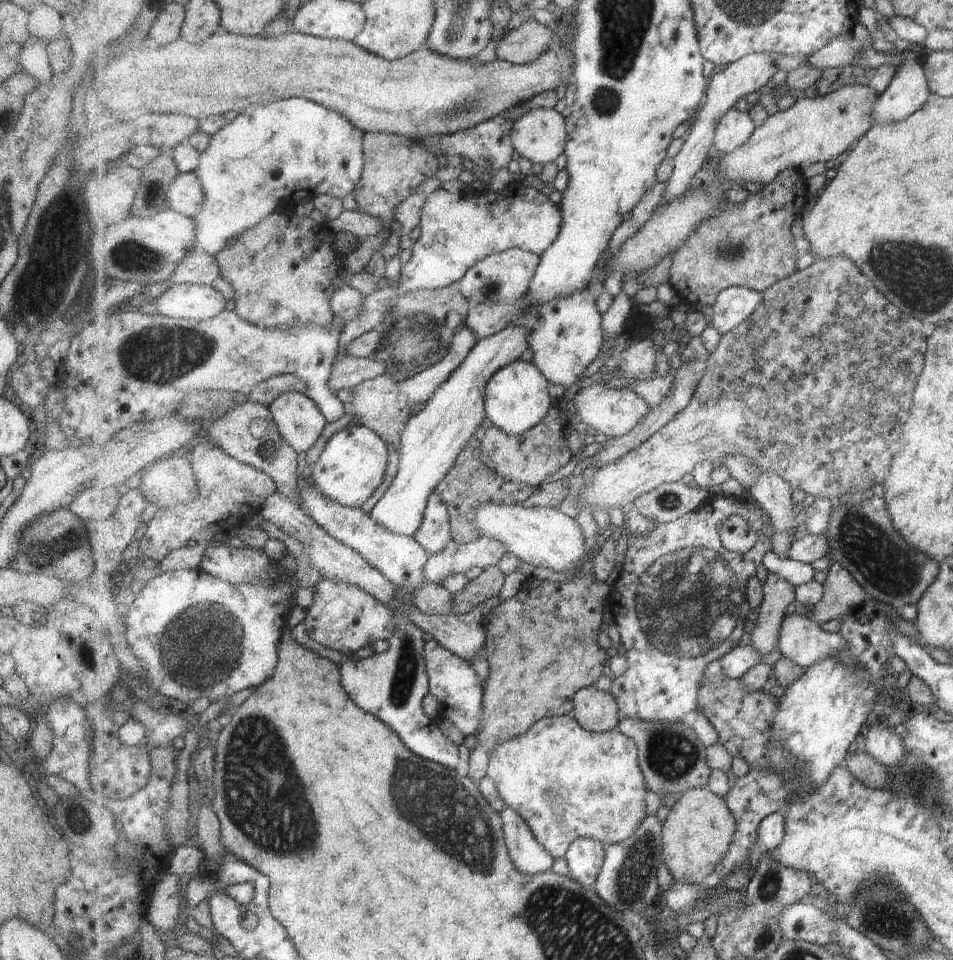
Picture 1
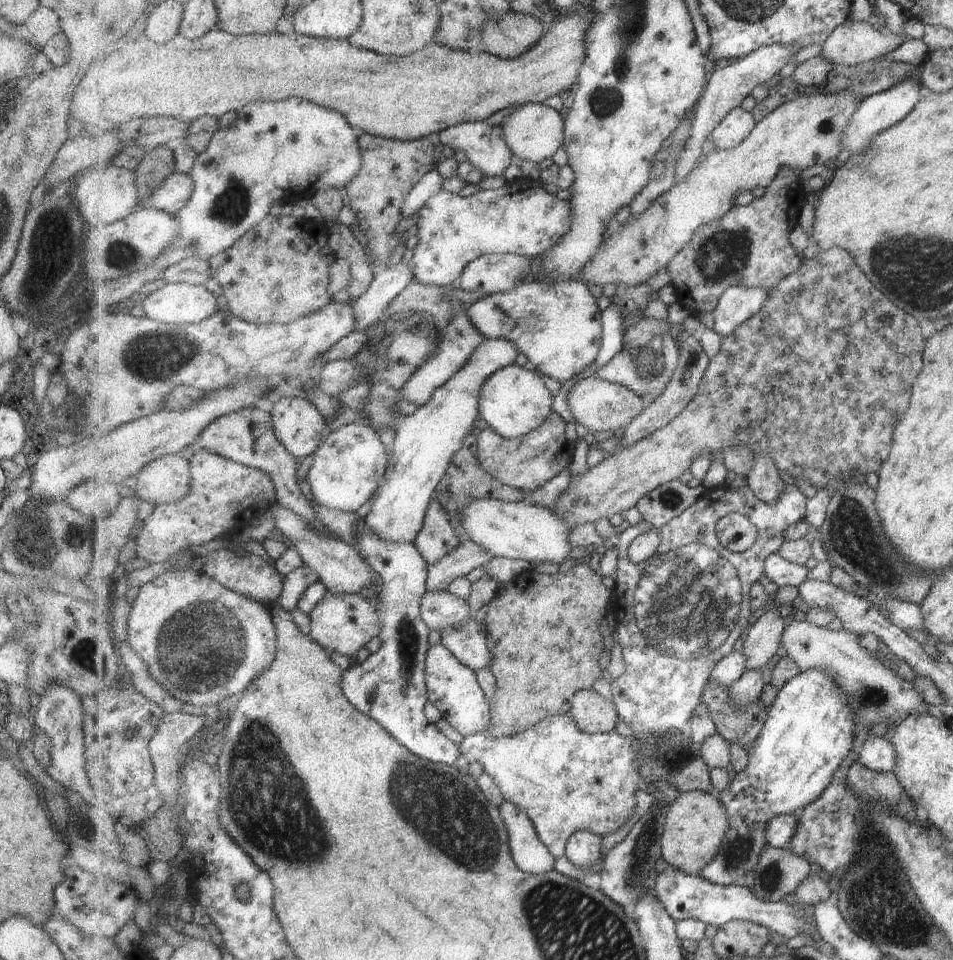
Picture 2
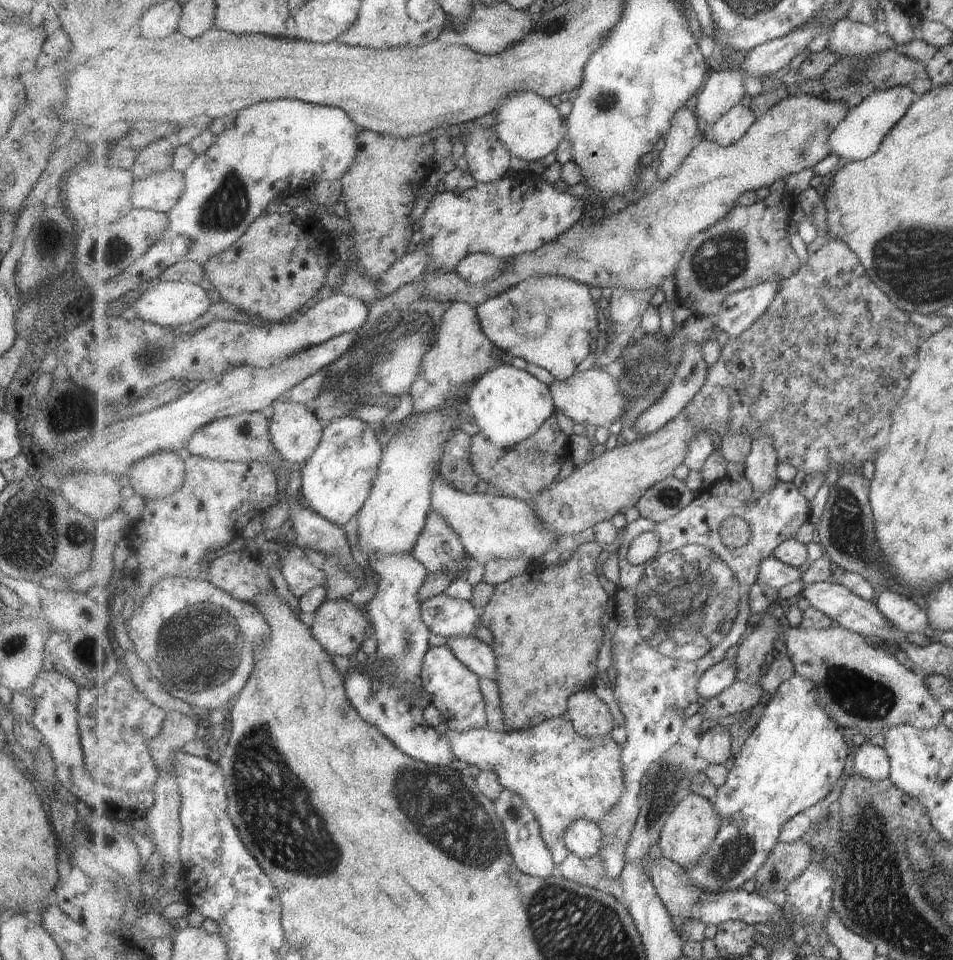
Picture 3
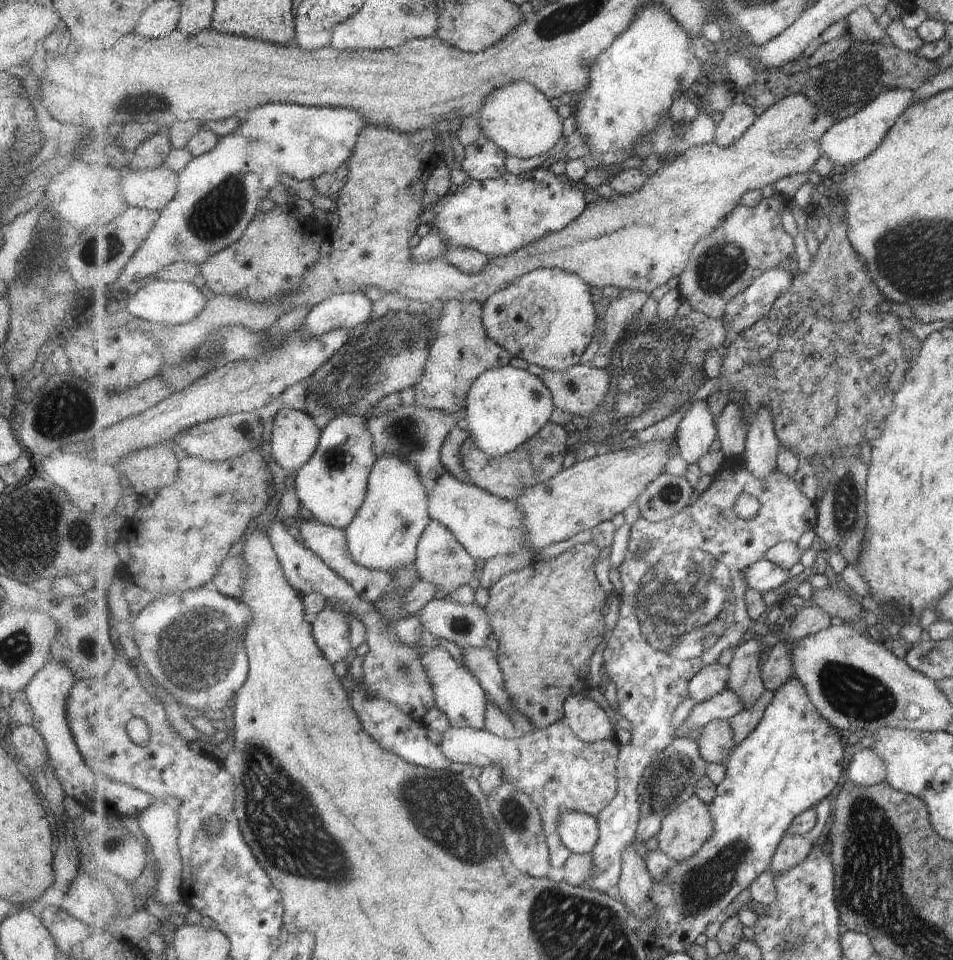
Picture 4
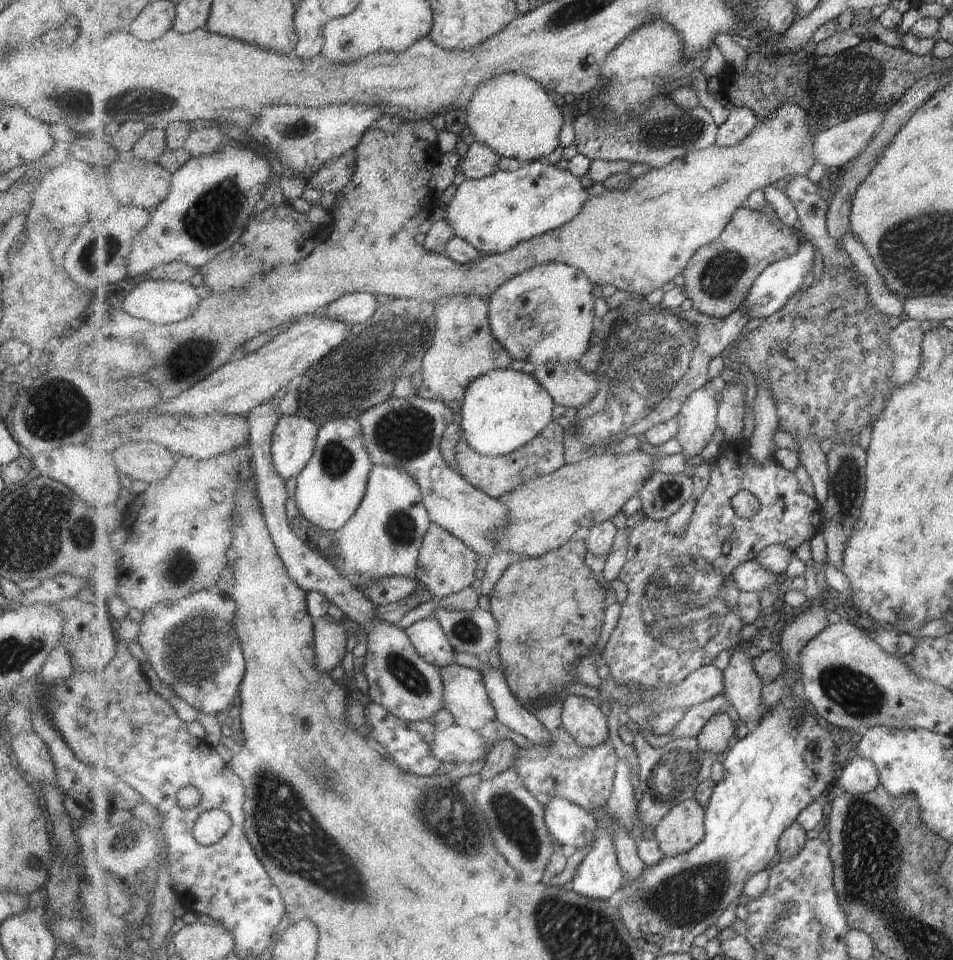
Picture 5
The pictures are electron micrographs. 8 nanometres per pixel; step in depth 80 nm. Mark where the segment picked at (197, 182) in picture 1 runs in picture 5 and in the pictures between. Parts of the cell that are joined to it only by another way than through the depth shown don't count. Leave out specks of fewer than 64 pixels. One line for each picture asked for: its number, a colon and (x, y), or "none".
2: (173, 196)
3: (161, 191)
4: (154, 189)
5: (135, 182)

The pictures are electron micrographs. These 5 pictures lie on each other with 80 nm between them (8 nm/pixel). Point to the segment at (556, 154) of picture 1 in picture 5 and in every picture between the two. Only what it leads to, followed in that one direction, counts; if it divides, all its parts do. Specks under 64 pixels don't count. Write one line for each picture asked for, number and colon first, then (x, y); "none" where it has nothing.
2: (535, 132)
3: (530, 127)
4: (520, 118)
5: (512, 113)

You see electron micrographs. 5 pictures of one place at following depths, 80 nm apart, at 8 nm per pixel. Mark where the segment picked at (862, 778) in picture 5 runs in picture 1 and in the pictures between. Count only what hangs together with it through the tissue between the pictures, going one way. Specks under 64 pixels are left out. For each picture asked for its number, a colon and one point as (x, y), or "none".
1: (882, 743)
2: (878, 754)
3: (871, 760)
4: (867, 768)

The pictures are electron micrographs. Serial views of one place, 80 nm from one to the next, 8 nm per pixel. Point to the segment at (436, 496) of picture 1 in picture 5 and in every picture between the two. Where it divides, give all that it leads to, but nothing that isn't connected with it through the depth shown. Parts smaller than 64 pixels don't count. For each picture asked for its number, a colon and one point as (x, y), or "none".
2: (438, 537)
3: (440, 547)
4: (441, 559)
5: (447, 565)

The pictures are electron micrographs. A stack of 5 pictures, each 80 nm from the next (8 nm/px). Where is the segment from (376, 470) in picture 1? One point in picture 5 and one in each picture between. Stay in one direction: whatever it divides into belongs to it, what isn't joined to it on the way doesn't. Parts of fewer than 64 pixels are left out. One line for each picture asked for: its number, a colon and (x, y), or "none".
2: (347, 467)
3: (337, 480)
4: (333, 485)
5: (331, 488)

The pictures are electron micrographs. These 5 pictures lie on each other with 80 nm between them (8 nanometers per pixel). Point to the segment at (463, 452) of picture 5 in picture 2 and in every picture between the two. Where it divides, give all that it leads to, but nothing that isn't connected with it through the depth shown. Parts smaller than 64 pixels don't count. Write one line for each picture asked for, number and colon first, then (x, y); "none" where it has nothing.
2: (526, 463)
3: (529, 468)
4: (540, 459)

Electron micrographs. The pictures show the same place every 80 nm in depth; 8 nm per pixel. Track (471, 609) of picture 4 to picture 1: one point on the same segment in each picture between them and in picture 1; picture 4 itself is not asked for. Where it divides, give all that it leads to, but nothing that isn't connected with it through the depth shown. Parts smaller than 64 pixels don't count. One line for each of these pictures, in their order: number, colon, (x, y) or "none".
1: (432, 599)
2: (440, 609)
3: (448, 617)

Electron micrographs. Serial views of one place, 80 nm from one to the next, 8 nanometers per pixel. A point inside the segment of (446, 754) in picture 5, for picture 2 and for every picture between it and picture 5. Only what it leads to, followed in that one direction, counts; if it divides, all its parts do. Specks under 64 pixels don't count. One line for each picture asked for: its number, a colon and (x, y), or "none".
2: (566, 780)
3: (563, 776)
4: (561, 773)

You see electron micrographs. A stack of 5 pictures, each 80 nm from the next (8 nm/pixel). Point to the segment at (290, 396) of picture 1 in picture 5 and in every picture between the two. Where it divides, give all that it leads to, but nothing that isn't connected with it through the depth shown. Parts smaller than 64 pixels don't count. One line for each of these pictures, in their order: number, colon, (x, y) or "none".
2: (300, 426)
3: (296, 430)
4: (296, 435)
5: (294, 439)

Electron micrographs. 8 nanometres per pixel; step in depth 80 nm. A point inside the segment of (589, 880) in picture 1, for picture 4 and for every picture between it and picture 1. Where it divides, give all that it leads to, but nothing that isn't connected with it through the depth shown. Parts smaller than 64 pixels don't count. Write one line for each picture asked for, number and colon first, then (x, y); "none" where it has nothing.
2: (584, 849)
3: (585, 839)
4: (580, 832)

